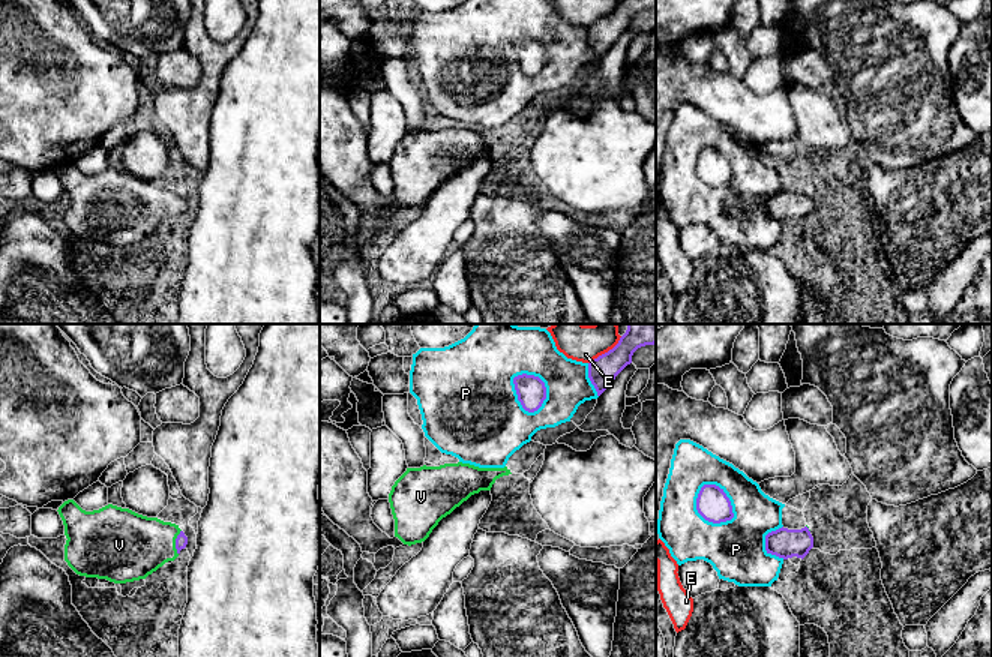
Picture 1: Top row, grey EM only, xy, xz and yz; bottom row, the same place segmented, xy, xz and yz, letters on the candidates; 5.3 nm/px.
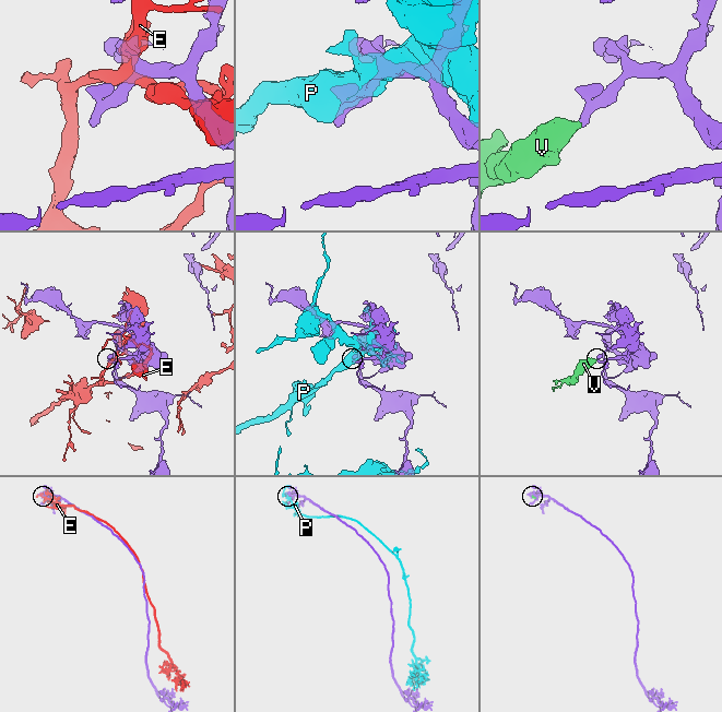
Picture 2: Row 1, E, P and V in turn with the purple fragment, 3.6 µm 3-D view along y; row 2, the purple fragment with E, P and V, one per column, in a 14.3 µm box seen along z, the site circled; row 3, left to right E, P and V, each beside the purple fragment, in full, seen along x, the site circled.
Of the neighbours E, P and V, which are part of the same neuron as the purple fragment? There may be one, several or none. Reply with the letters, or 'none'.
V

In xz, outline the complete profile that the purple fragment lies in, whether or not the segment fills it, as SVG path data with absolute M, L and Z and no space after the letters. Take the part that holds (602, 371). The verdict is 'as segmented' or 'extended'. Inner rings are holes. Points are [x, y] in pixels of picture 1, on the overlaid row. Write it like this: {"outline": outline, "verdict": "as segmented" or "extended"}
{"outline": "M627 324L626 333L608 352L588 363L588 378L600 396L615 376L632 363L633 352L656 344L656 324Z", "verdict": "as segmented"}

